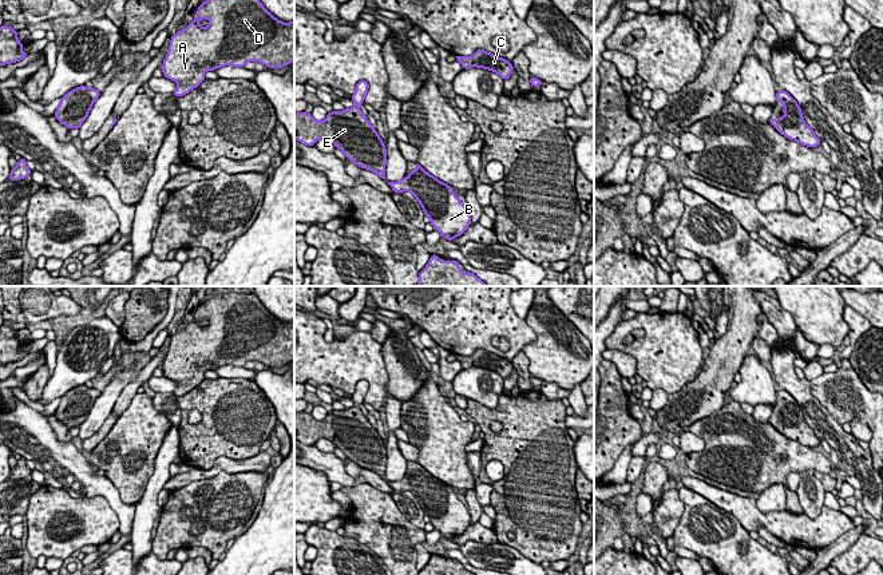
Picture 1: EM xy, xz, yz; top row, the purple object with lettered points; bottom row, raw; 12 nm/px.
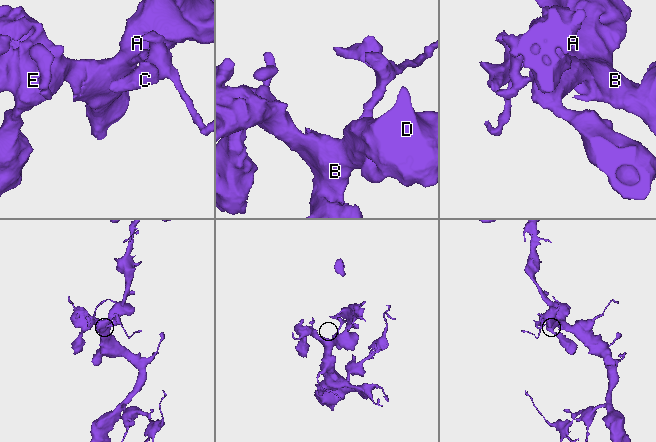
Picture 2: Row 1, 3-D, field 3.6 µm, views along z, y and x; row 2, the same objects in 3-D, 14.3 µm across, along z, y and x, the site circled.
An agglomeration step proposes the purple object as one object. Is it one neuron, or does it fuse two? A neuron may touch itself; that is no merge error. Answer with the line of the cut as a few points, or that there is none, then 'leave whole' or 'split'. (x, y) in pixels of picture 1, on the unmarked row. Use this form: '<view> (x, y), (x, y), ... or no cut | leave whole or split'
no cut | leave whole

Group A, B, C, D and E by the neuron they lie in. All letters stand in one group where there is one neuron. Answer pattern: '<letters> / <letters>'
A B C D E

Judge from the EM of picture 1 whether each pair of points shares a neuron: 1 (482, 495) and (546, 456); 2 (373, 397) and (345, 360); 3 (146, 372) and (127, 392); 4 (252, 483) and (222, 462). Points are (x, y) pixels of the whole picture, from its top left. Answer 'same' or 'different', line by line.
1: different
2: same
3: same
4: different

